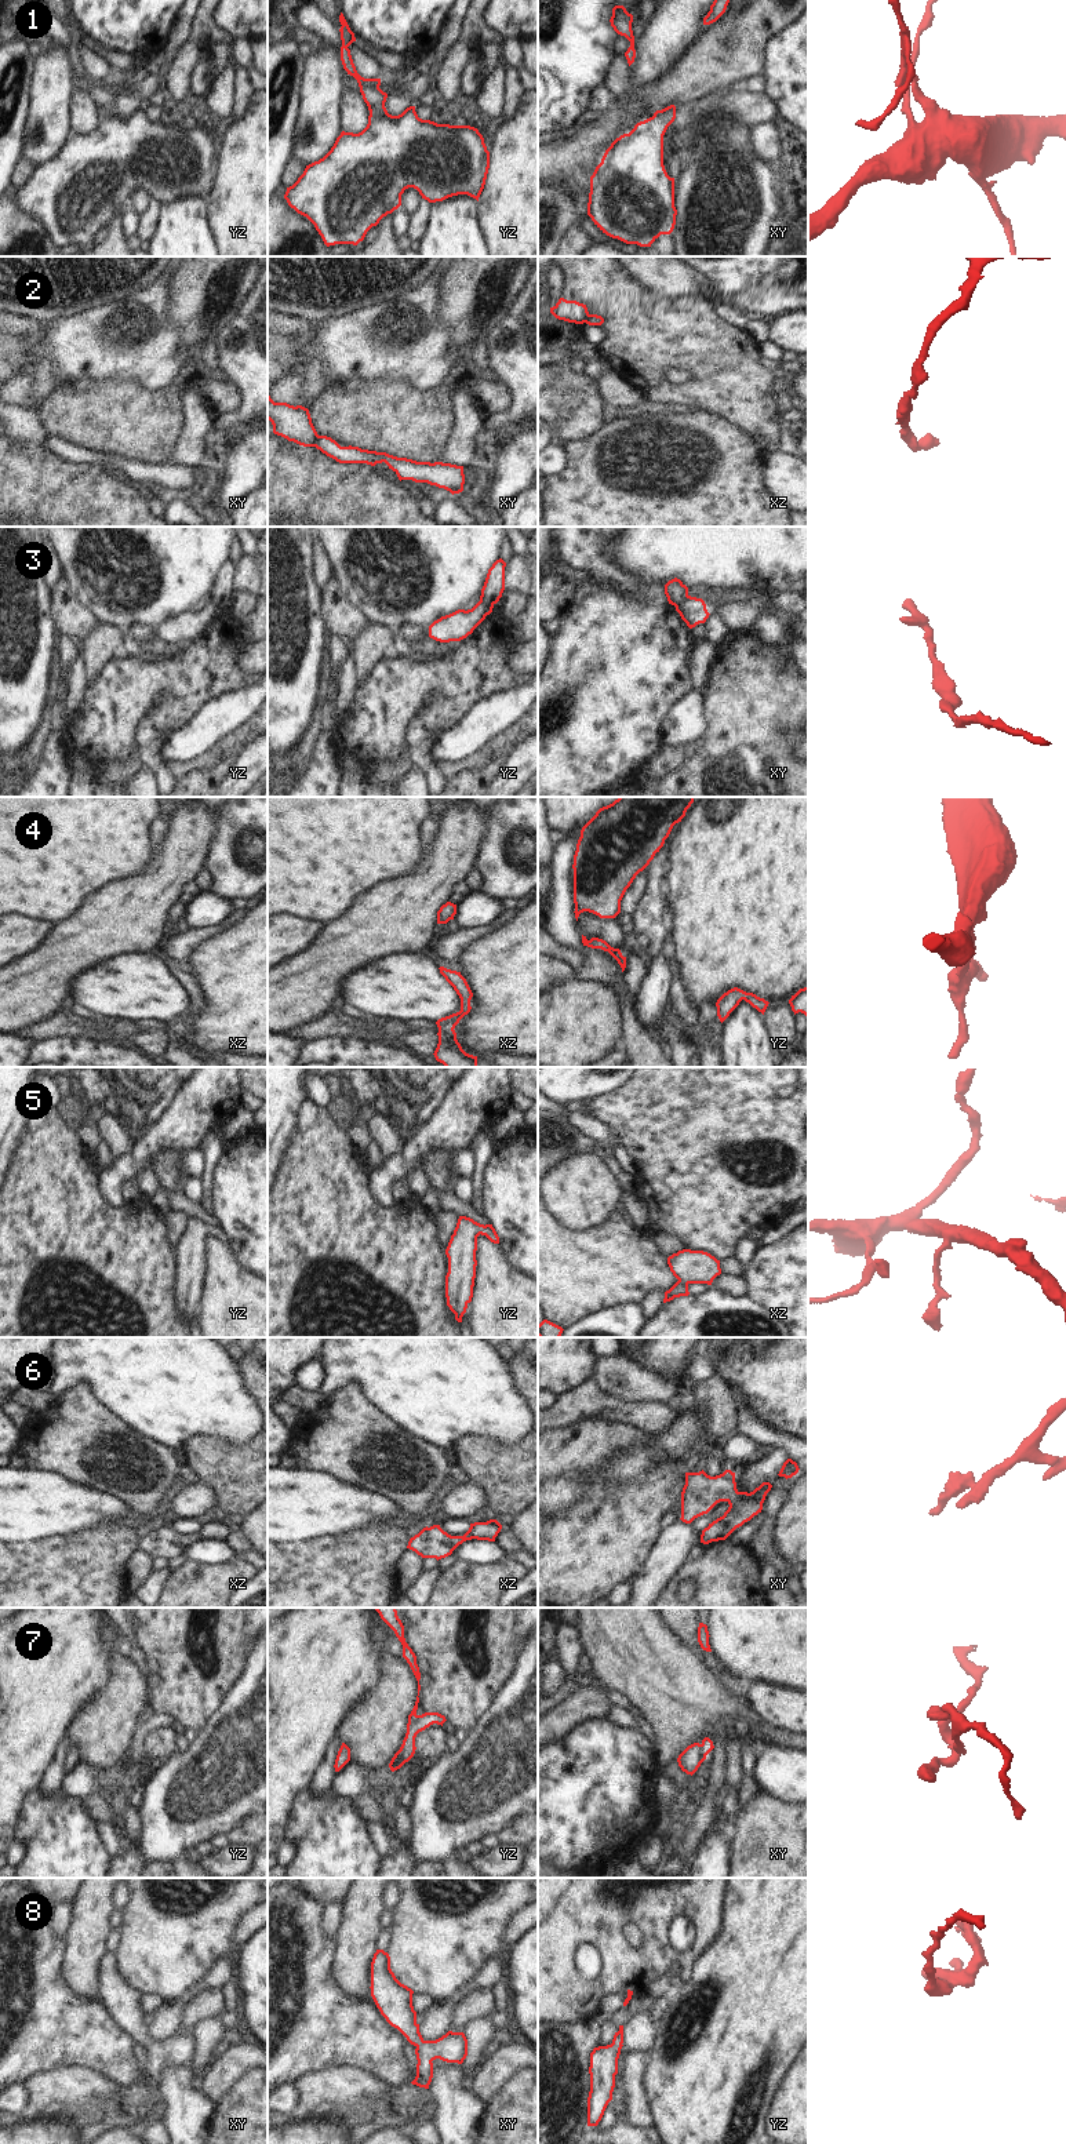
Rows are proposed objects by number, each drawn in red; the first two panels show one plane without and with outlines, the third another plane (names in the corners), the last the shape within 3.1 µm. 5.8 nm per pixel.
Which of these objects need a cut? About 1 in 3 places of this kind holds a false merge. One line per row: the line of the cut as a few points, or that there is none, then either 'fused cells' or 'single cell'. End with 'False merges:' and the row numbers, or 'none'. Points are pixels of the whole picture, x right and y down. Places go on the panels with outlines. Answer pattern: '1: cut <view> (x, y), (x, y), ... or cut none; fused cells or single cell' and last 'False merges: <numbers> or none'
1: cut none; single cell
2: cut xy (317, 435), (313, 446); fused cells
3: cut yz (480, 599), (493, 604); fused cells
4: cut none; single cell
5: cut none; single cell
6: cut none; single cell
7: cut yz (417, 1715), (407, 1729); fused cells
8: cut none; single cell
False merges: 2, 3, 7

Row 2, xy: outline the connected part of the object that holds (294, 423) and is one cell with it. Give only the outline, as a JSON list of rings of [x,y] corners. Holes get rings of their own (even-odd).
[[[268,394],[268,419],[273,425],[274,434],[303,447],[314,447],[317,432],[308,408],[274,403]]]

